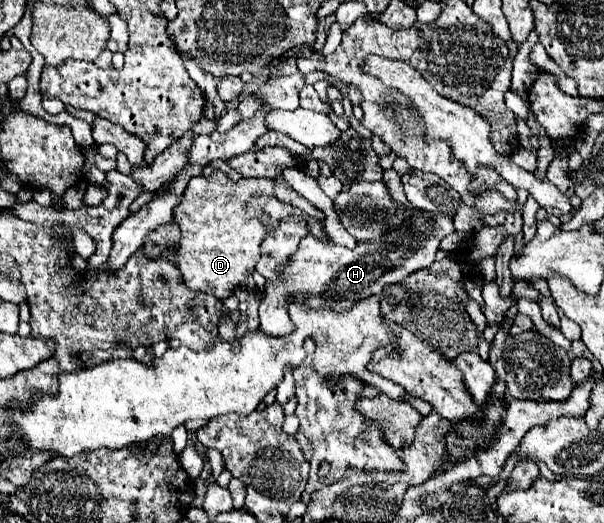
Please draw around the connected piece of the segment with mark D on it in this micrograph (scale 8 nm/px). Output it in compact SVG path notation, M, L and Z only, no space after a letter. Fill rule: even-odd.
M213 172L211 176L191 178L179 206L173 210L177 216L183 240L177 250L177 266L187 288L195 292L211 292L217 298L227 298L233 294L233 288L247 286L247 278L255 272L259 260L259 246L267 236L269 228L277 228L281 220L299 216L307 222L309 234L327 238L323 220L311 218L305 212L277 200L275 180L267 178L242 178L231 182L223 172ZM261 216L269 216L269 226L261 222Z

